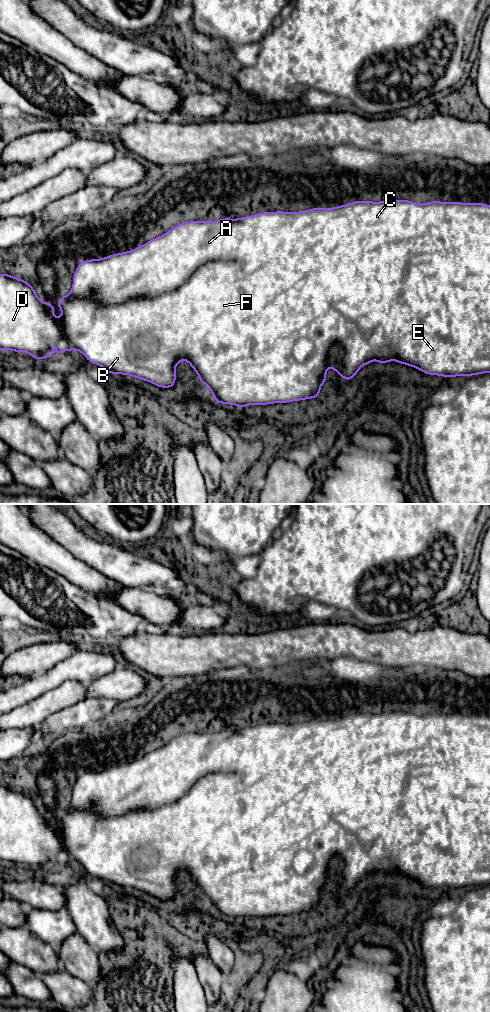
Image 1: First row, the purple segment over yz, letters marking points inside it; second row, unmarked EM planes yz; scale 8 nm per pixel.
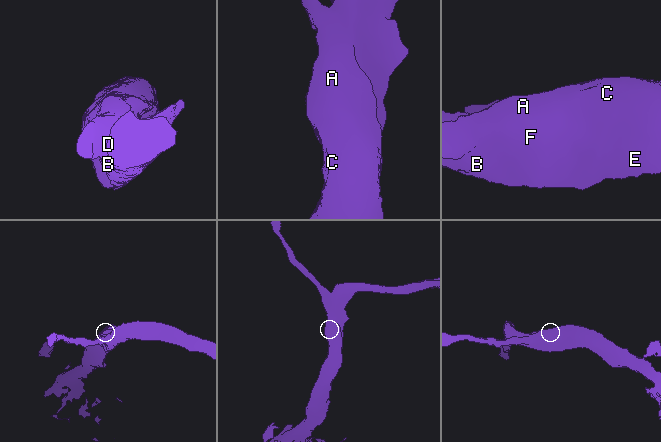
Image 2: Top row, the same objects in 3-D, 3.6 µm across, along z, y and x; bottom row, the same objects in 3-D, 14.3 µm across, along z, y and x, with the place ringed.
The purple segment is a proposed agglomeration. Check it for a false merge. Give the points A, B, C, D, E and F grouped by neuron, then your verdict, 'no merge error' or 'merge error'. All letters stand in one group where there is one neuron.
A B C D E F; no merge error

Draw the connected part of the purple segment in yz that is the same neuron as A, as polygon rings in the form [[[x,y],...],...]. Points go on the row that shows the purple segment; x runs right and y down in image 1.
[[[385,200],[381,202],[374,201],[354,201],[333,208],[311,208],[299,212],[261,212],[255,215],[240,217],[237,219],[222,218],[216,221],[188,221],[176,225],[168,232],[158,236],[142,246],[133,250],[115,253],[101,259],[89,259],[81,261],[73,275],[73,285],[71,292],[58,299],[58,305],[62,311],[61,318],[55,318],[53,311],[55,306],[41,301],[34,287],[27,281],[13,277],[9,273],[0,274],[0,351],[9,349],[13,352],[27,352],[34,360],[41,360],[51,356],[59,356],[64,351],[78,350],[85,358],[95,365],[103,367],[108,374],[121,374],[133,376],[139,380],[145,380],[159,388],[172,388],[176,383],[176,371],[174,369],[182,360],[187,360],[189,365],[197,373],[199,382],[206,384],[208,389],[213,393],[214,400],[221,405],[227,403],[244,408],[248,405],[268,405],[274,403],[288,403],[293,401],[307,400],[310,398],[319,399],[322,383],[327,382],[326,369],[333,368],[337,374],[349,382],[366,364],[370,365],[371,360],[380,362],[385,365],[387,362],[395,360],[413,368],[418,368],[421,372],[429,375],[444,376],[446,378],[457,376],[473,376],[483,373],[490,373],[490,205],[486,203],[464,203],[464,202],[441,202],[430,201],[424,204],[418,204],[410,200]]]

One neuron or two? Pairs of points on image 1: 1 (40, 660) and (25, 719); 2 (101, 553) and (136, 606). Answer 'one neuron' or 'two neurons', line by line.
1: two neurons
2: two neurons

